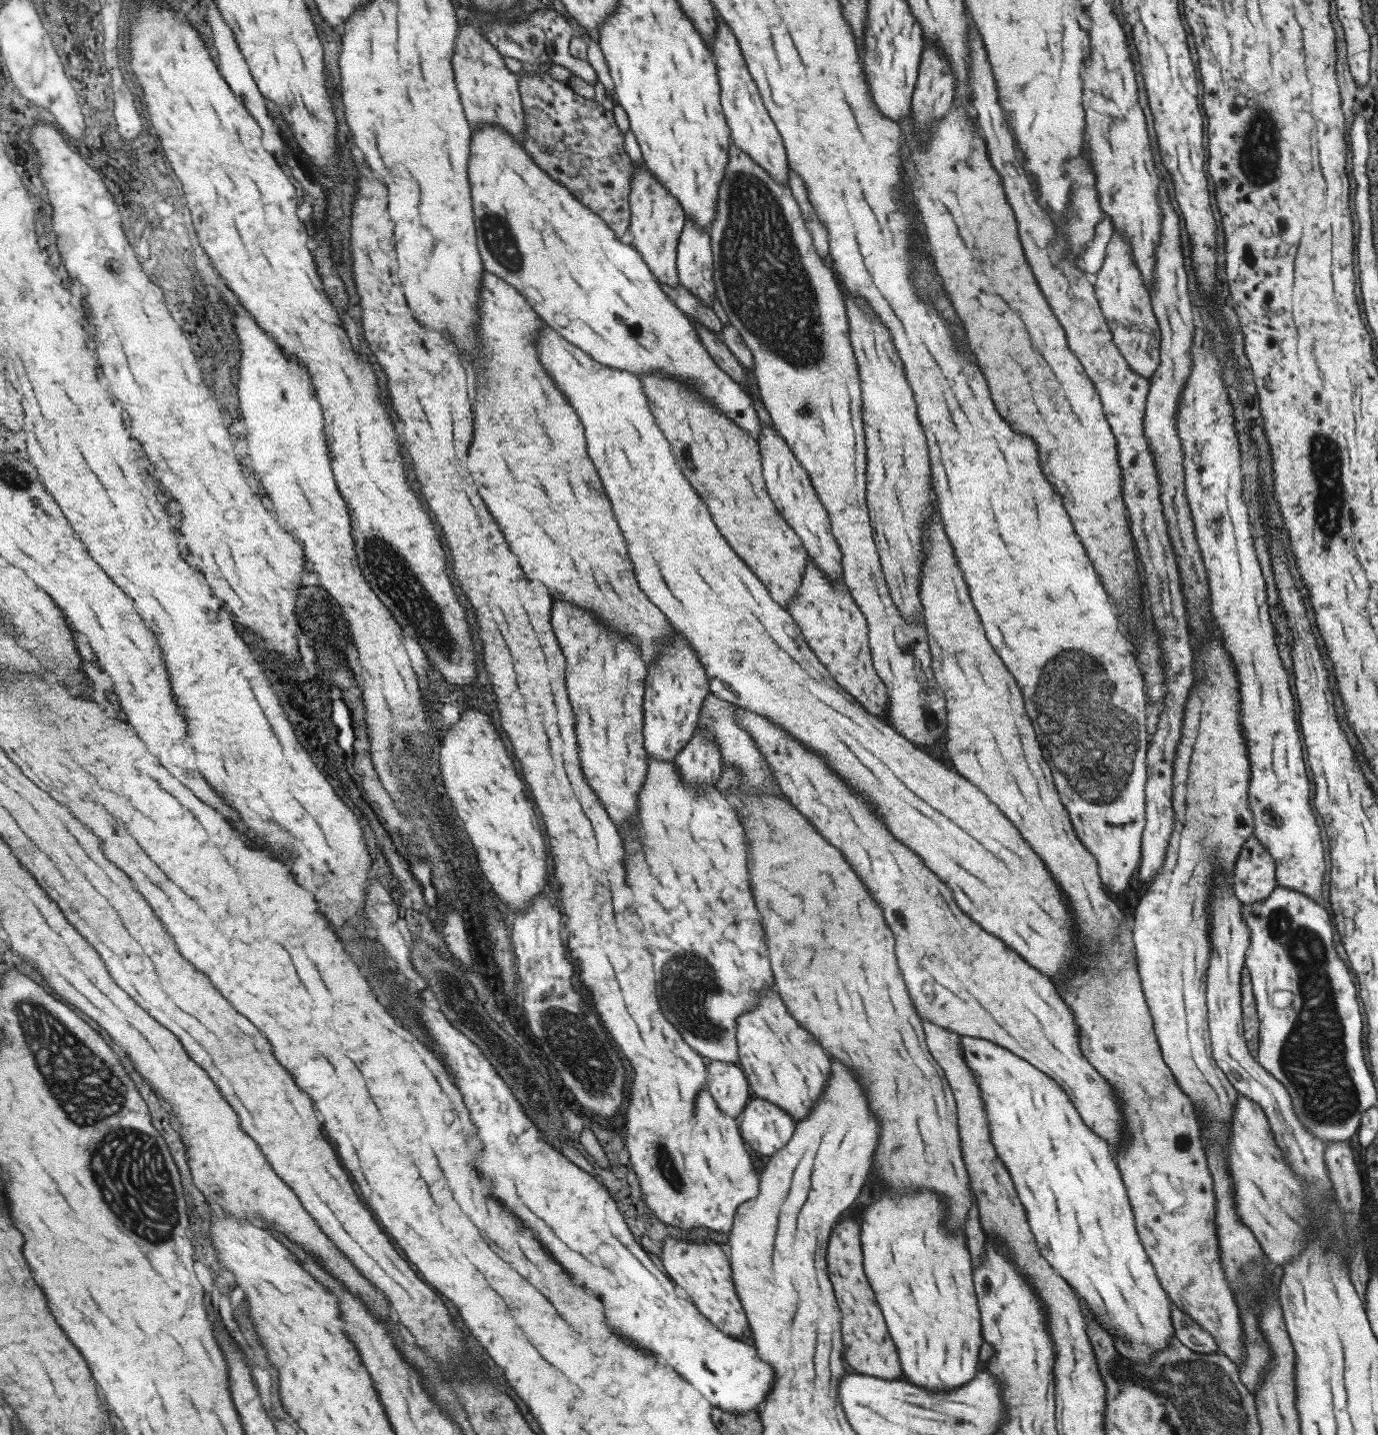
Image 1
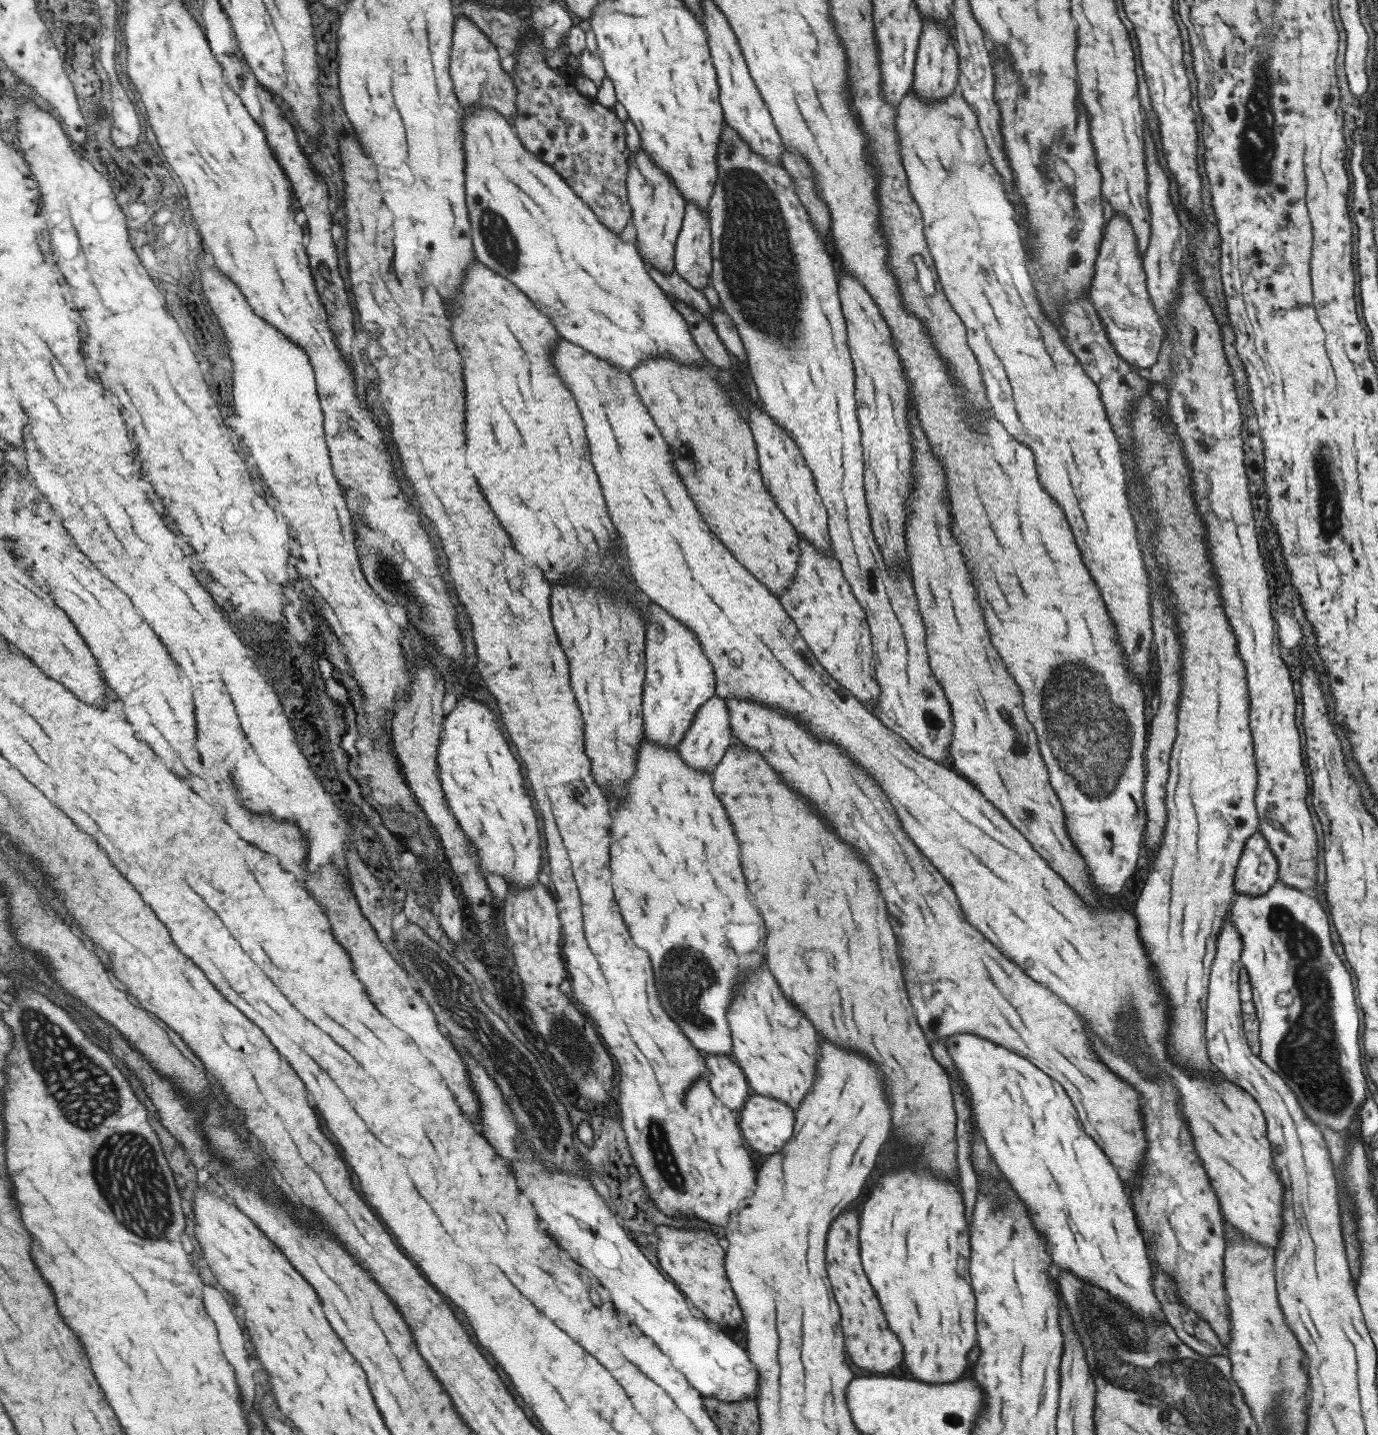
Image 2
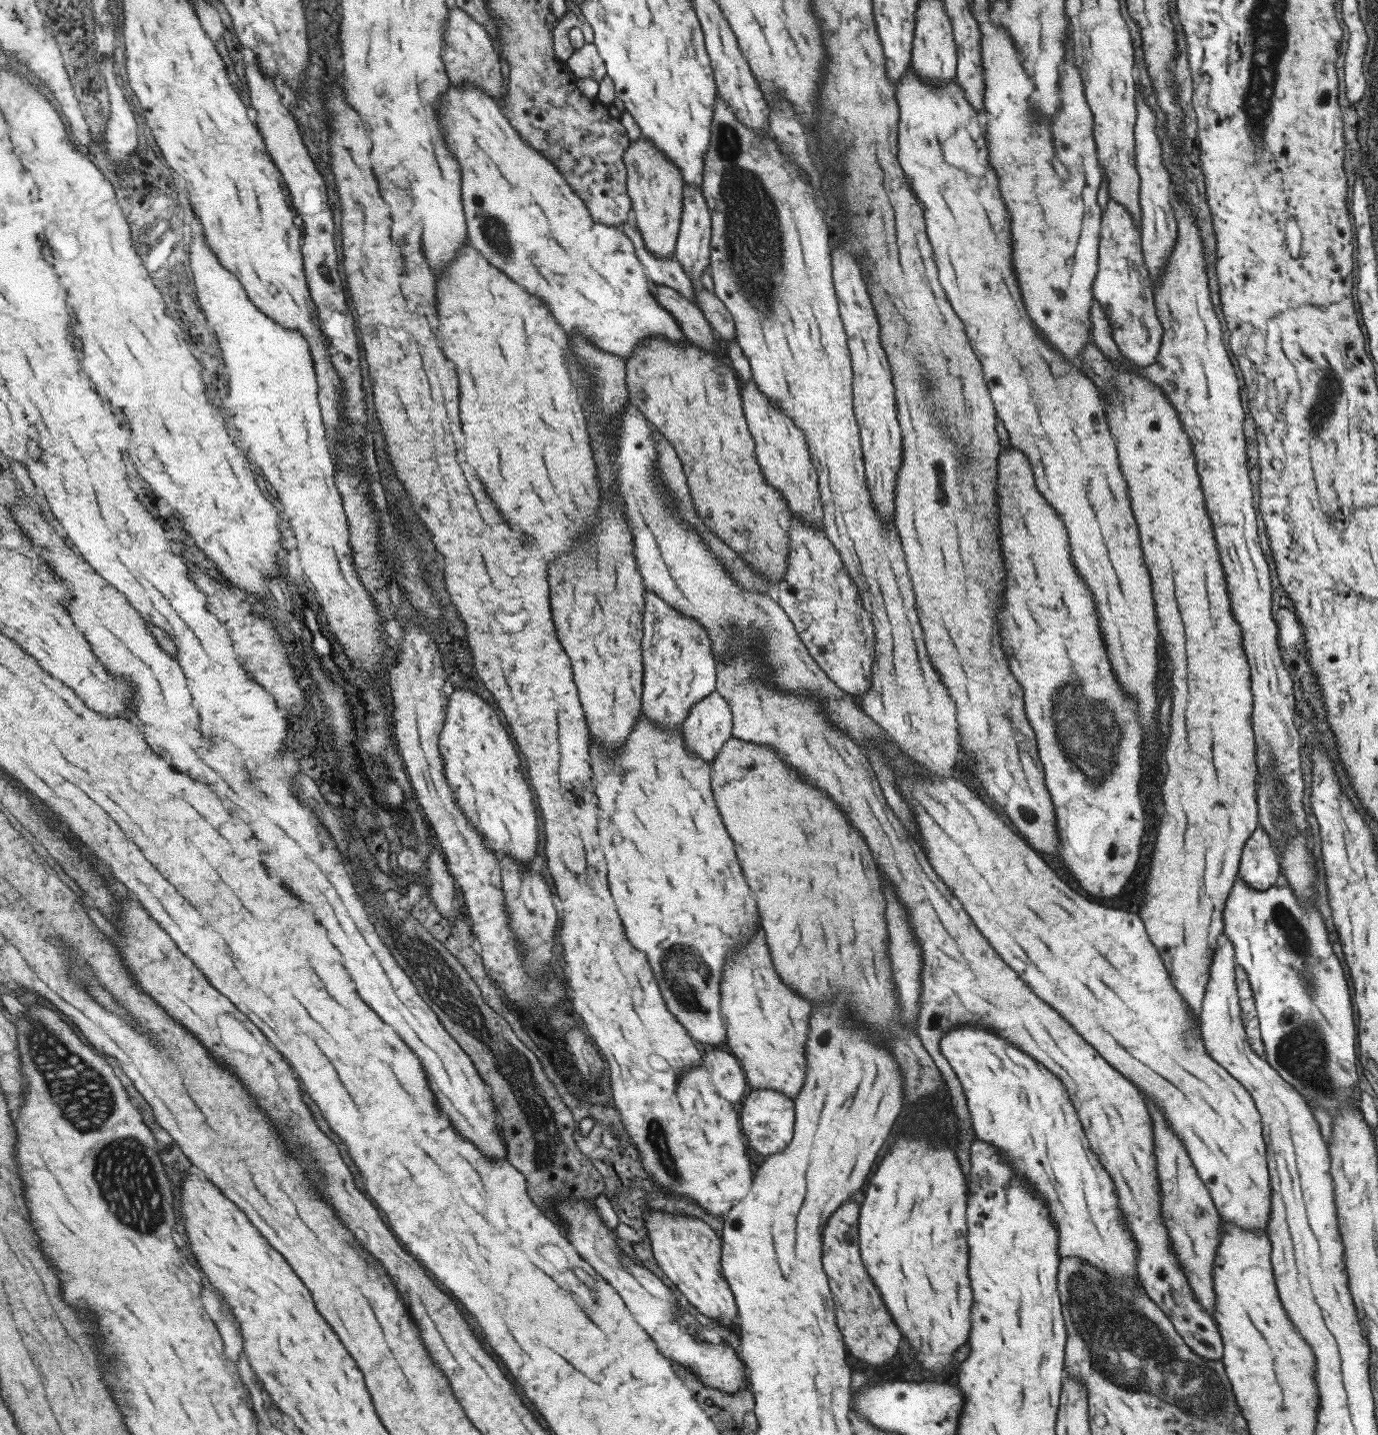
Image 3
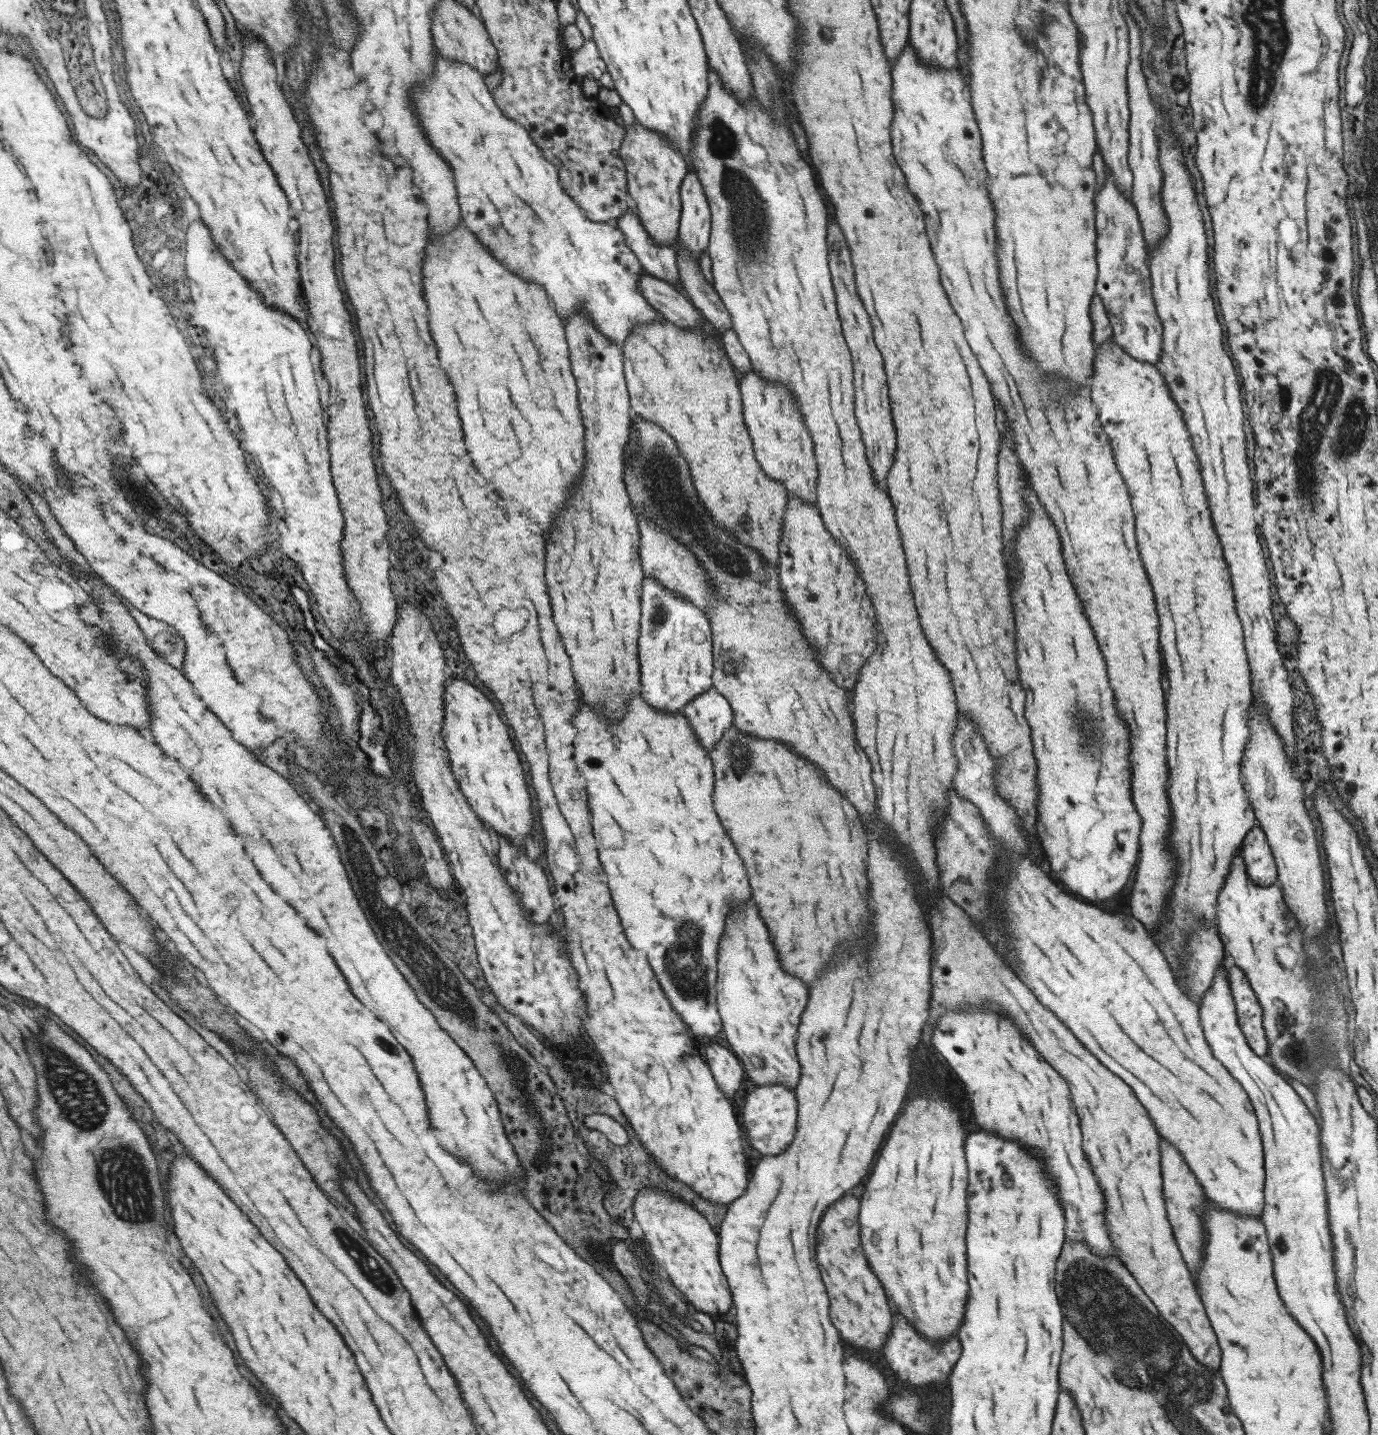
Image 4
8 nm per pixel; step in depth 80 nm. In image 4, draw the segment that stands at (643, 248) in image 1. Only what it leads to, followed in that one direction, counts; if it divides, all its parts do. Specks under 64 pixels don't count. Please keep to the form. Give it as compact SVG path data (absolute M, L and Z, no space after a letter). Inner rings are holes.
M633 121L631 125L625 125L625 136L623 136L619 145L619 158L625 164L627 190L629 190L629 196L635 200L636 215L639 217L642 227L657 246L672 248L674 238L678 234L678 220L681 210L679 188L683 178L685 178L685 173L688 171L686 162L682 159L678 150L672 147L669 141L666 141L665 137L654 130L639 125L637 121Z

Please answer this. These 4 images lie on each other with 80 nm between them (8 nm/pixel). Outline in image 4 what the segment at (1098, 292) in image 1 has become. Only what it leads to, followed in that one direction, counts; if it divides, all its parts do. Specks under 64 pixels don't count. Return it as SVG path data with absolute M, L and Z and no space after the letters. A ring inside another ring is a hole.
M1106 168L1105 182L1093 197L1096 232L1096 279L1094 294L1099 296L1112 328L1112 341L1135 360L1153 365L1161 352L1162 326L1157 318L1150 289L1146 246L1137 211L1117 190Z

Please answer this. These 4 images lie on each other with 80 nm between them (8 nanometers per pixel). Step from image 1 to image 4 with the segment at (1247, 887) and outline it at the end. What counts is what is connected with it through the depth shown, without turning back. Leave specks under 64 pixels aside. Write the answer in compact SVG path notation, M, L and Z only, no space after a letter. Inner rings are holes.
M1257 822L1245 834L1239 850L1245 872L1257 886L1268 887L1277 883L1274 858Z

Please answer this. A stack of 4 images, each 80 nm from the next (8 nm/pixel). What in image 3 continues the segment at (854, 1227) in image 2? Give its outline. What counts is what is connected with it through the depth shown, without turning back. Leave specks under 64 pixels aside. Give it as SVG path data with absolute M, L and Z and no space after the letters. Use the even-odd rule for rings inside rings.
M852 1200L837 1207L821 1231L821 1264L833 1299L836 1325L851 1356L869 1366L883 1366L894 1359L901 1340L883 1299L865 1272L858 1247L858 1208Z

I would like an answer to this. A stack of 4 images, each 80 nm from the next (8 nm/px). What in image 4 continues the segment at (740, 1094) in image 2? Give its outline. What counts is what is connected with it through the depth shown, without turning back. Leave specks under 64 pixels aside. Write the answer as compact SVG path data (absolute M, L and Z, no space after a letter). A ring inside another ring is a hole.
M709 1042L703 1048L703 1059L723 1094L731 1096L737 1092L743 1078L743 1069L738 1058L722 1042Z

